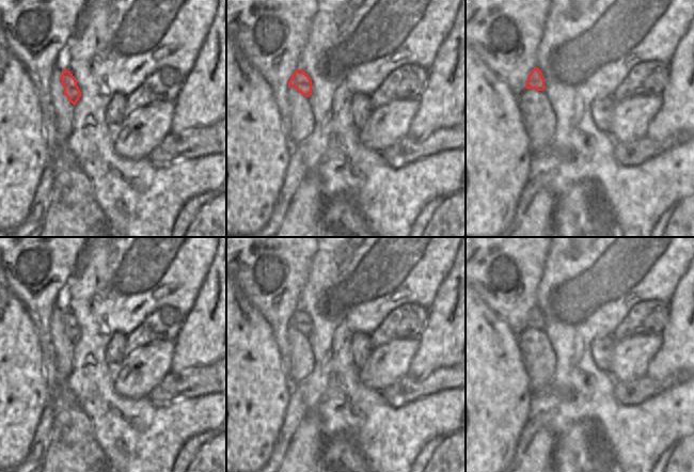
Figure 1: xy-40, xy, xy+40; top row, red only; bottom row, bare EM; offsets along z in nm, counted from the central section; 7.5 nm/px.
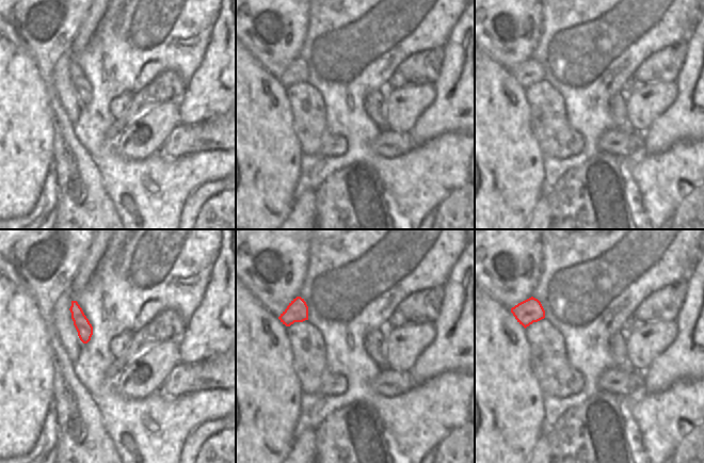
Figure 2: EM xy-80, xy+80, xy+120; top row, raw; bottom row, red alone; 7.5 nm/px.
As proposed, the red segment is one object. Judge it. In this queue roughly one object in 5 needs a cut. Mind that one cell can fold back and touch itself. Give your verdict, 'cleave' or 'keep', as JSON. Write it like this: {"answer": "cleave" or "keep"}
{"answer": "keep"}

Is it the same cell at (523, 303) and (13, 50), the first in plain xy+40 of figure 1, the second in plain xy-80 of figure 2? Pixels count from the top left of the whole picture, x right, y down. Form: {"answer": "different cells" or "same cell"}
{"answer": "different cells"}

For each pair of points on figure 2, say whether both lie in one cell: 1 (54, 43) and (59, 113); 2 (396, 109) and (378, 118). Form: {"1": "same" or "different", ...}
{"1": "same", "2": "different"}

